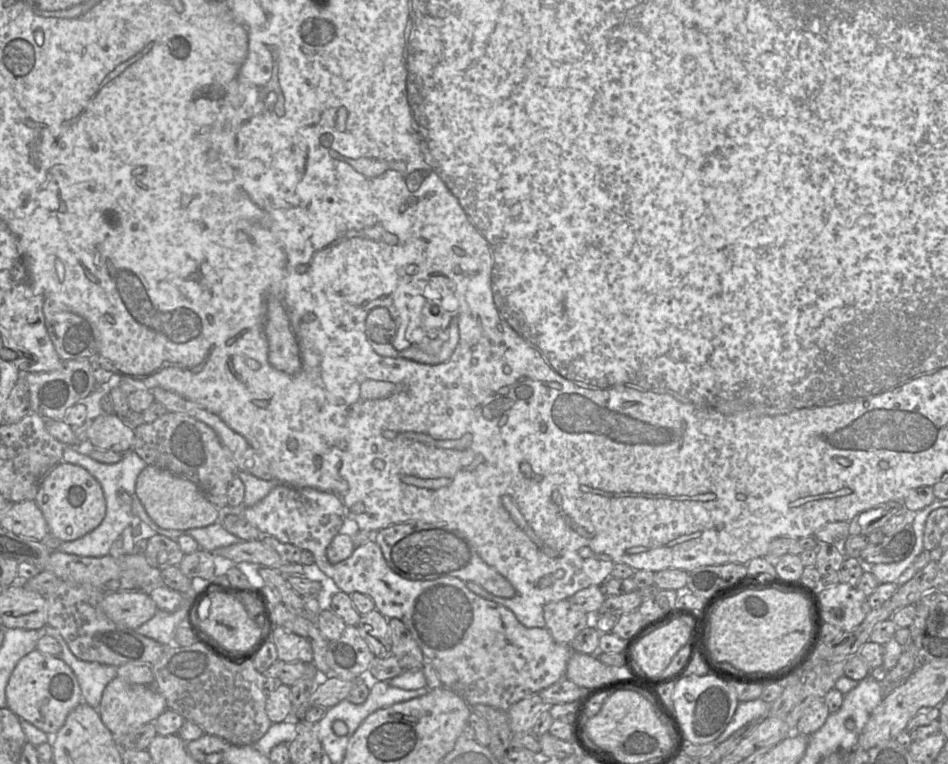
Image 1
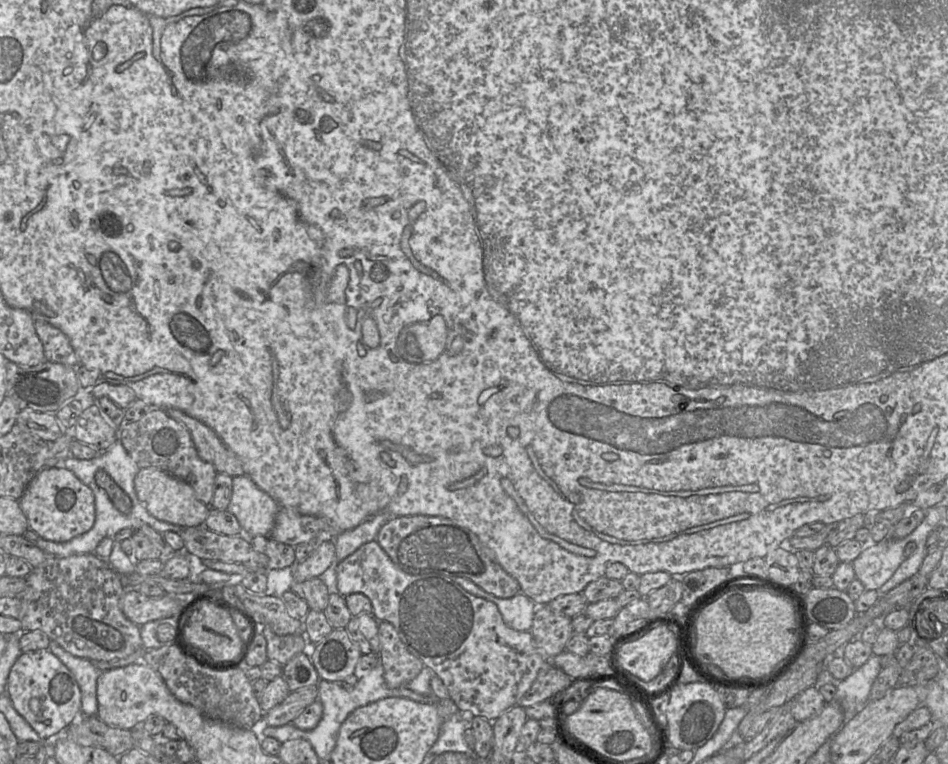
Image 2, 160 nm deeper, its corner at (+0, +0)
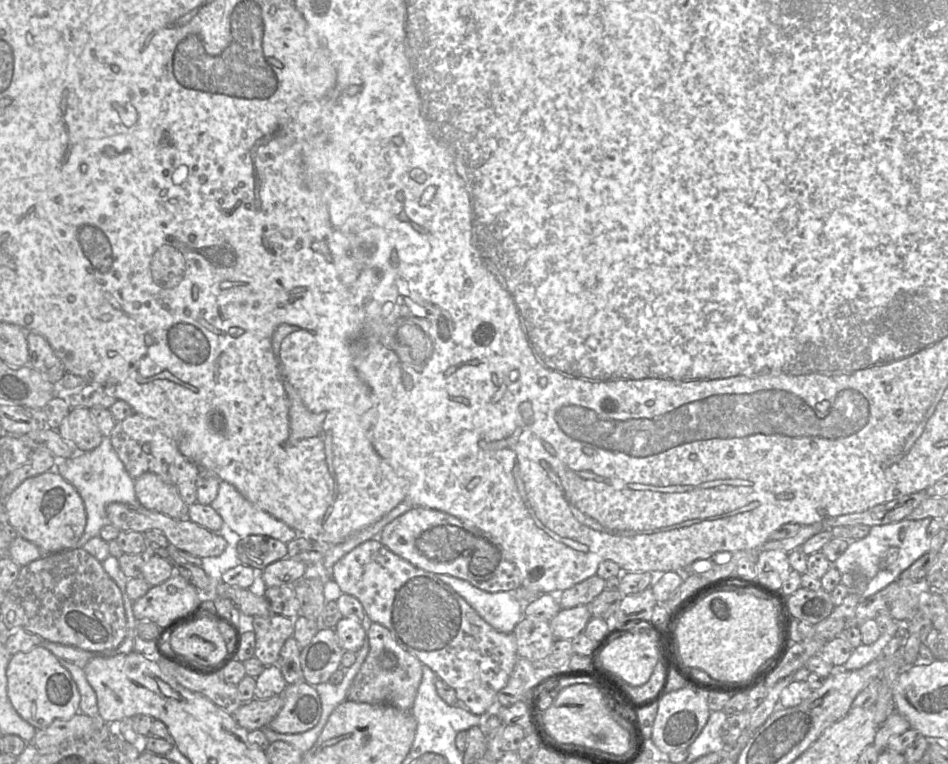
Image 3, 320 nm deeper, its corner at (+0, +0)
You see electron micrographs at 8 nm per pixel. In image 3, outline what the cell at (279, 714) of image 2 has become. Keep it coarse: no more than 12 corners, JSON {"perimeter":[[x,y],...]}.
{"perimeter":[[283,695],[242,704],[232,716],[247,731],[263,729]]}

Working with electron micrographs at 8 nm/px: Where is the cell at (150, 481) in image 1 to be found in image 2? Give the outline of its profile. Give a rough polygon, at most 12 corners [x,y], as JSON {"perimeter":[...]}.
{"perimeter":[[140,468],[138,500],[156,519],[204,524],[210,507],[186,482]]}

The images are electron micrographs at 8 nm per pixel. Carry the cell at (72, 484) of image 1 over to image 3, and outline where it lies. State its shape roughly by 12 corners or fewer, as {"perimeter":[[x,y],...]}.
{"perimeter":[[55,469],[6,498],[6,522],[44,554],[75,548],[81,496]]}

